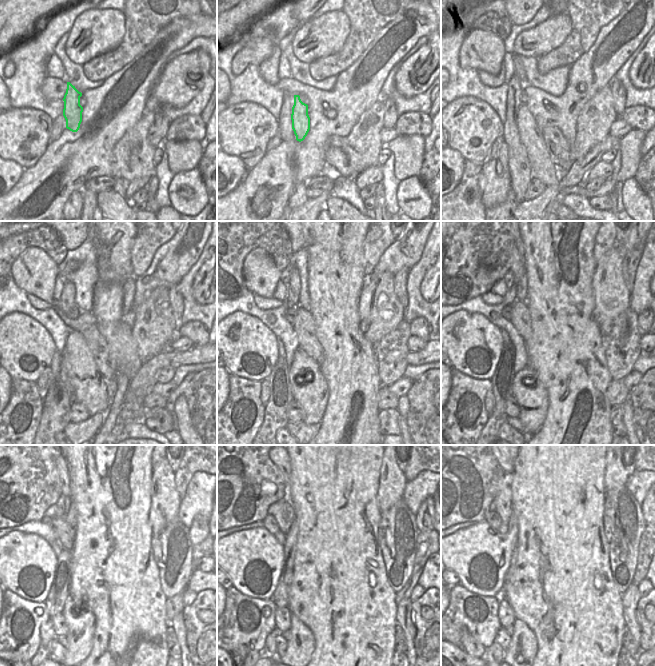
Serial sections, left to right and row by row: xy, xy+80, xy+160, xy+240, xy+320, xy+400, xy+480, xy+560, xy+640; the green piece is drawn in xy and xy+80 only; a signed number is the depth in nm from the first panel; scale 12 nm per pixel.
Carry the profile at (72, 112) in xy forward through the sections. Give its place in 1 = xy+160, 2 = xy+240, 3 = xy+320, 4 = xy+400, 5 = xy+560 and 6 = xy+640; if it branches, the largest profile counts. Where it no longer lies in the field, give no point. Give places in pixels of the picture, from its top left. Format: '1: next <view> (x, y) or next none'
1: next xy+160 (541, 165)
2: next xy+240 (90, 389)
3: next xy+320 (312, 396)
4: next xy+400 (533, 401)
5: next xy+560 (300, 647)
6: next xy+640 (523, 647)

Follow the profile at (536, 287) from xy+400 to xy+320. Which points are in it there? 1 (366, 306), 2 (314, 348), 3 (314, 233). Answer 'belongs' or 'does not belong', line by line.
1: does not belong
2: does not belong
3: belongs

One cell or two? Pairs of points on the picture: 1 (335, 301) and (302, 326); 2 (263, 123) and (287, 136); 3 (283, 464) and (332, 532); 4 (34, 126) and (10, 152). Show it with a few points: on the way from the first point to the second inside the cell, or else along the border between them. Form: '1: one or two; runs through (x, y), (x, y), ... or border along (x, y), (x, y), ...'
1: two; border along (309, 310), (314, 321), (315, 336), (318, 341)
2: two; border along (277, 120), (279, 130)
3: two; border along (288, 455), (290, 463), (289, 485)
4: one; runs through (28, 132), (14, 146)

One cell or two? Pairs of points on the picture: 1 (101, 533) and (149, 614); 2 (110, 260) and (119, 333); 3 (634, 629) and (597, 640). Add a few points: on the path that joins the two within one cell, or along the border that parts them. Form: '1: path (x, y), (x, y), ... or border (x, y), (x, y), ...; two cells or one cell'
1: path (101, 553), (101, 564), (129, 594); one cell
2: path (110, 278), (110, 315); one cell
3: border (622, 603), (622, 618), (626, 626); two cells

